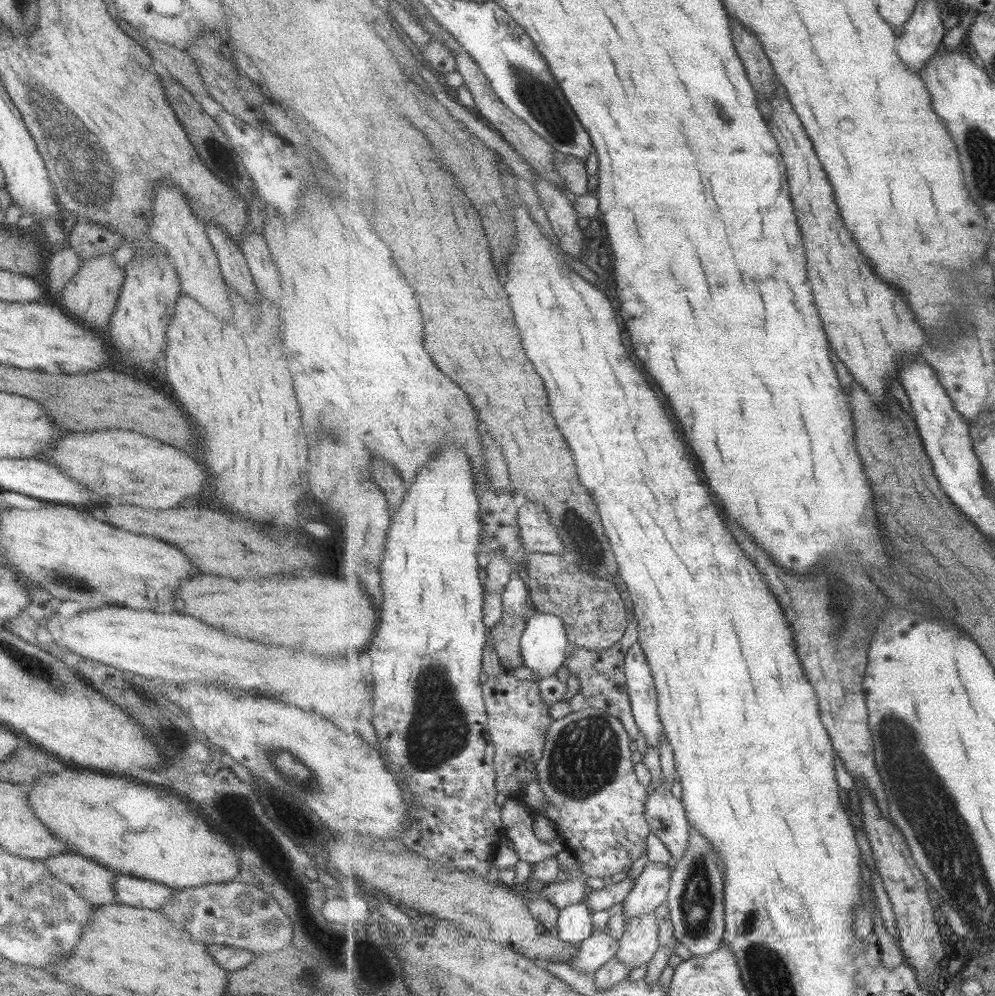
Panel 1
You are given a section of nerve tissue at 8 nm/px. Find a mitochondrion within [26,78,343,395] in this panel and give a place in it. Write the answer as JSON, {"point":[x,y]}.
{"point":[82,168]}

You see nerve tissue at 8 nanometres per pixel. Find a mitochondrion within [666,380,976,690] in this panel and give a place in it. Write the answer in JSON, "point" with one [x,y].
{"point":[839,607]}

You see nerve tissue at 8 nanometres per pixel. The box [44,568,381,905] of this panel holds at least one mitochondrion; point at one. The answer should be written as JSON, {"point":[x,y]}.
{"point":[75,583]}

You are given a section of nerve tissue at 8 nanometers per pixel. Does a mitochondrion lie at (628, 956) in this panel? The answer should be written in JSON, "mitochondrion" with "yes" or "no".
{"mitochondrion":"no"}

